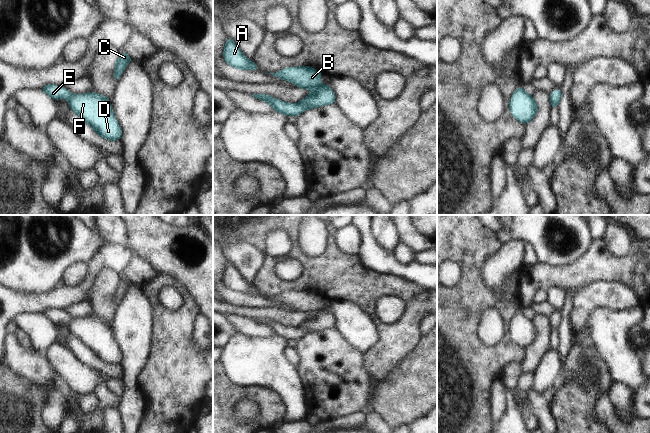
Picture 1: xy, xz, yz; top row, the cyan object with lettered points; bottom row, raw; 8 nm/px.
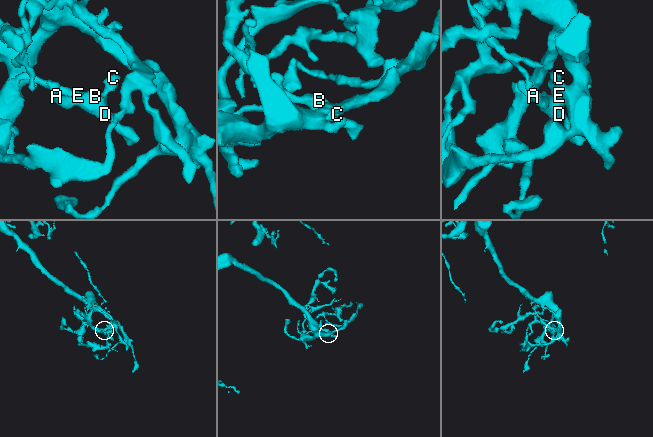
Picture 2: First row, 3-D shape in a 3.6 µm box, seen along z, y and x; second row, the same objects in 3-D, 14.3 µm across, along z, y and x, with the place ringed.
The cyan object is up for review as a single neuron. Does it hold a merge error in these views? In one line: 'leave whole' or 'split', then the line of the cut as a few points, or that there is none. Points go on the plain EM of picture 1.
leave whole; cut none

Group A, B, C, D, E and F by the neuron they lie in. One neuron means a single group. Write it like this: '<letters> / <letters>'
A B C D E F

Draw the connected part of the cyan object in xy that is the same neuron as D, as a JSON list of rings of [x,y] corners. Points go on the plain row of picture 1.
[[[48,308],[39,313],[51,323],[66,323],[72,336],[86,346],[100,361],[117,365],[122,361],[122,354],[105,319],[87,316],[72,318],[66,312]]]

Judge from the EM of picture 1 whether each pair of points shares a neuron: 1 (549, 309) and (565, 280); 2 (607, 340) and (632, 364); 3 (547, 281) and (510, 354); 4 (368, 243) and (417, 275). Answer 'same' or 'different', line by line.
1: different
2: same
3: different
4: same

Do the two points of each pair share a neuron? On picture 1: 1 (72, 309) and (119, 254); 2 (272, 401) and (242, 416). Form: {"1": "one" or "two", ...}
{"1": "two", "2": "two"}

